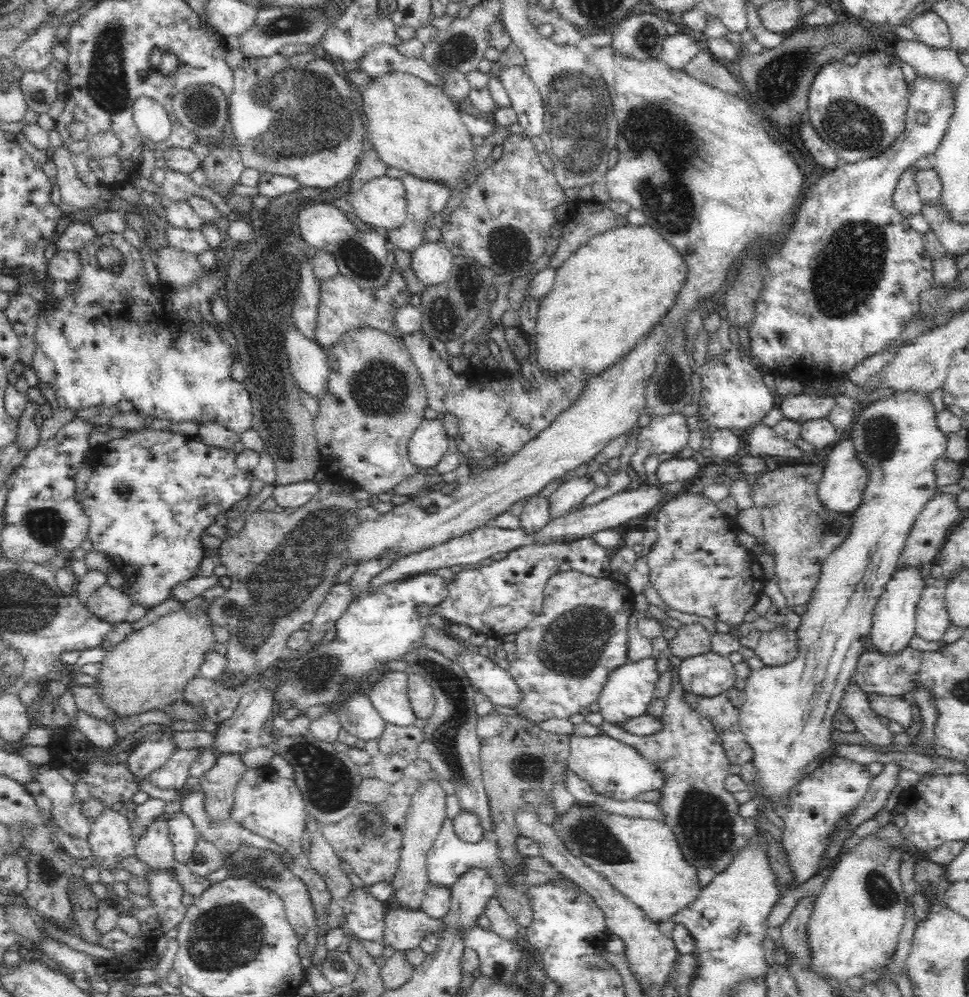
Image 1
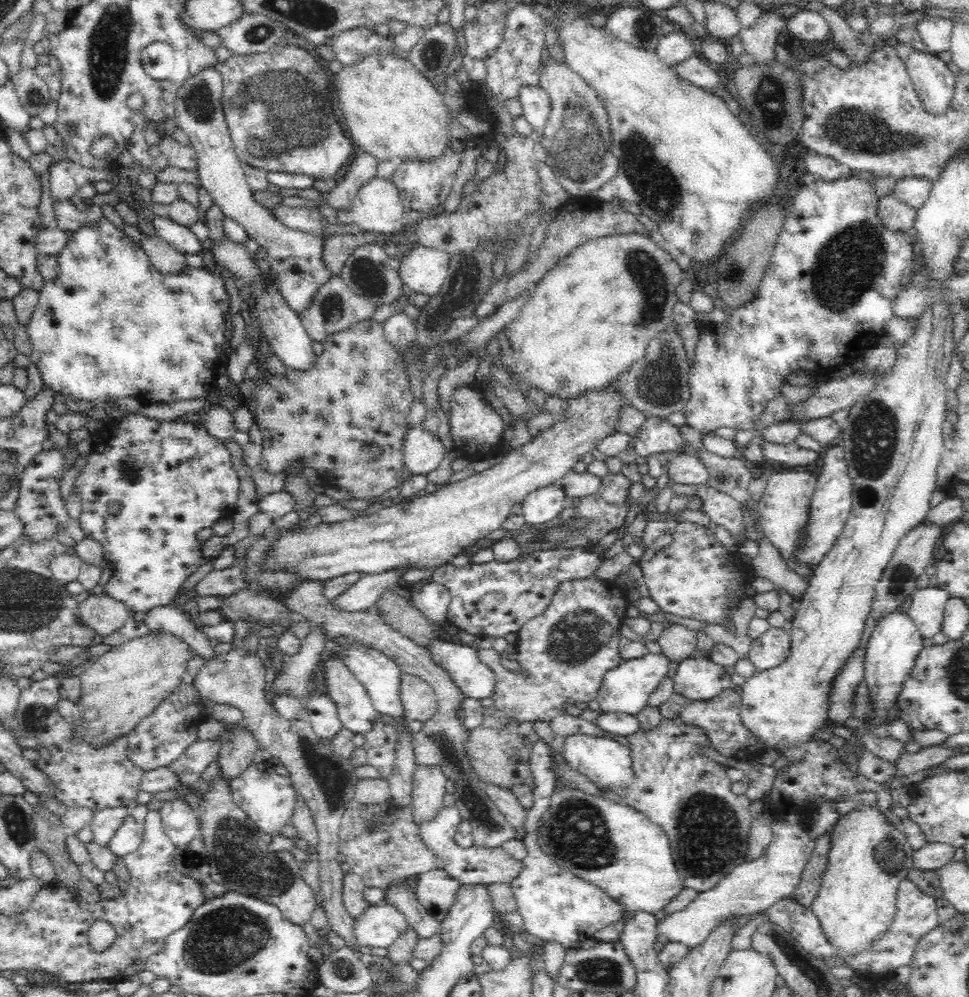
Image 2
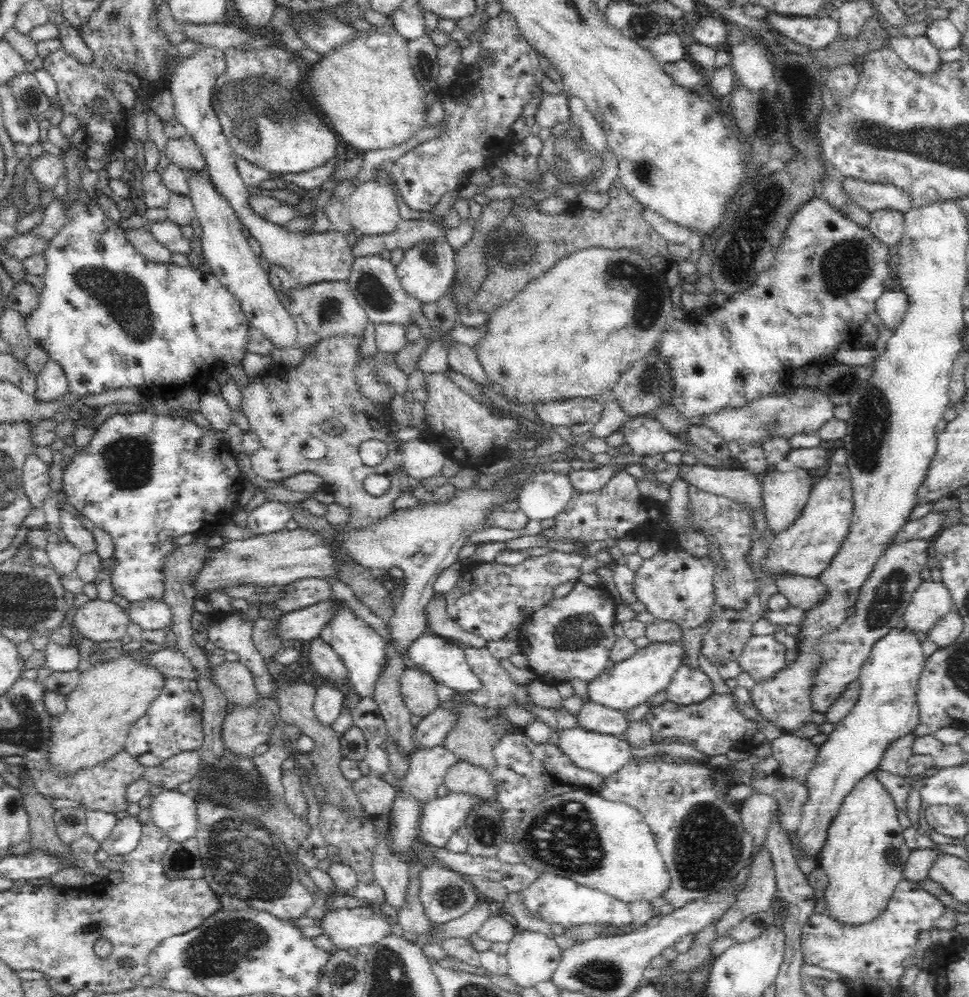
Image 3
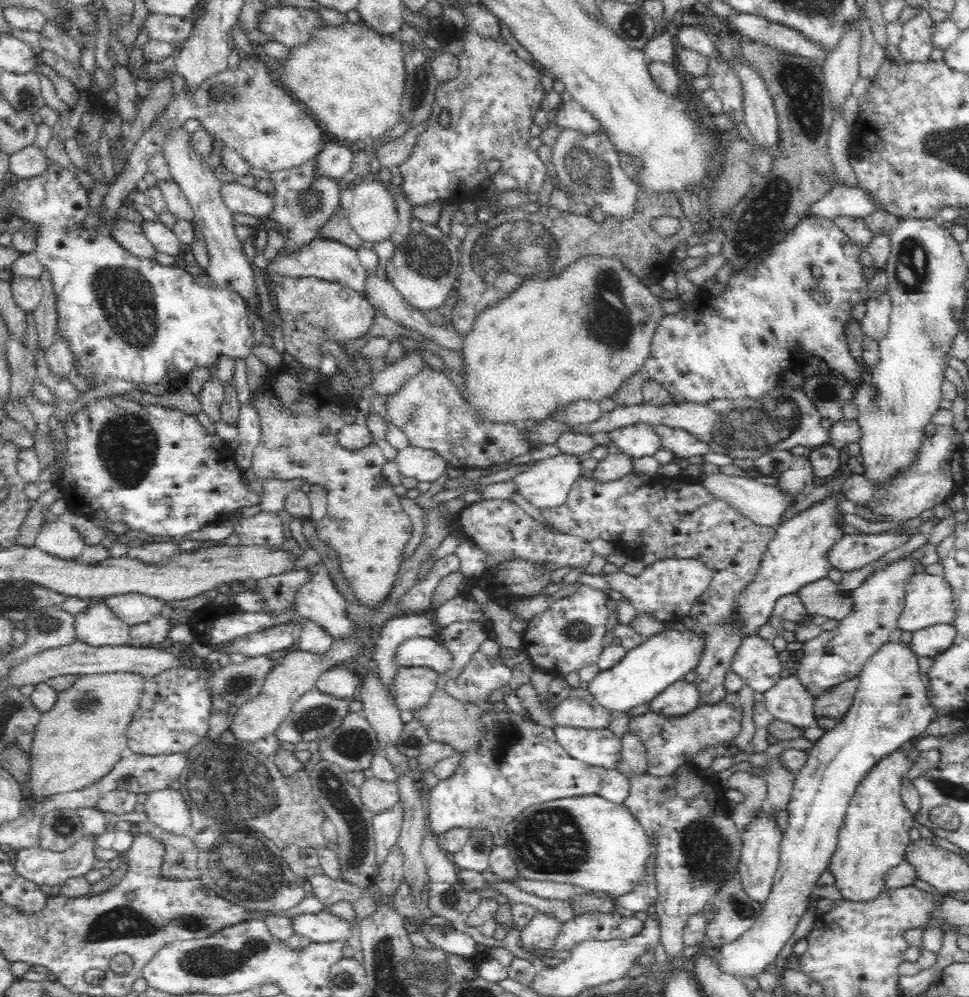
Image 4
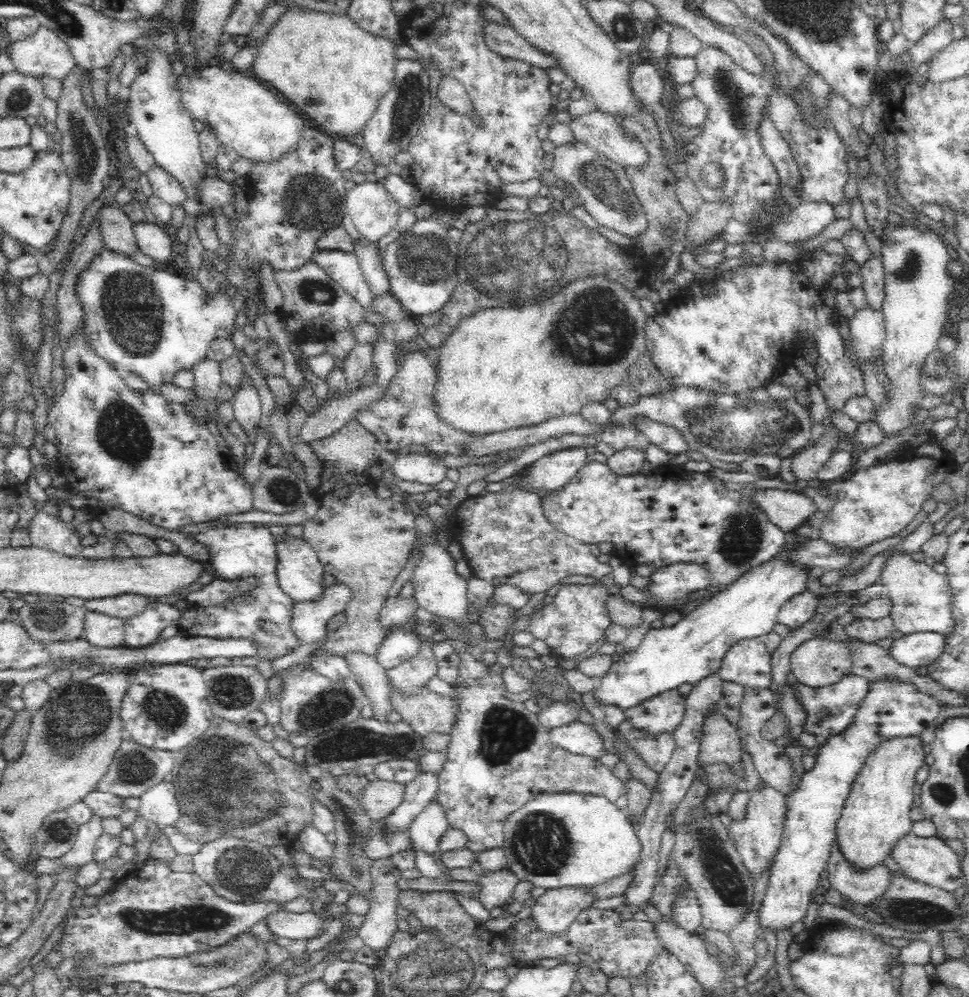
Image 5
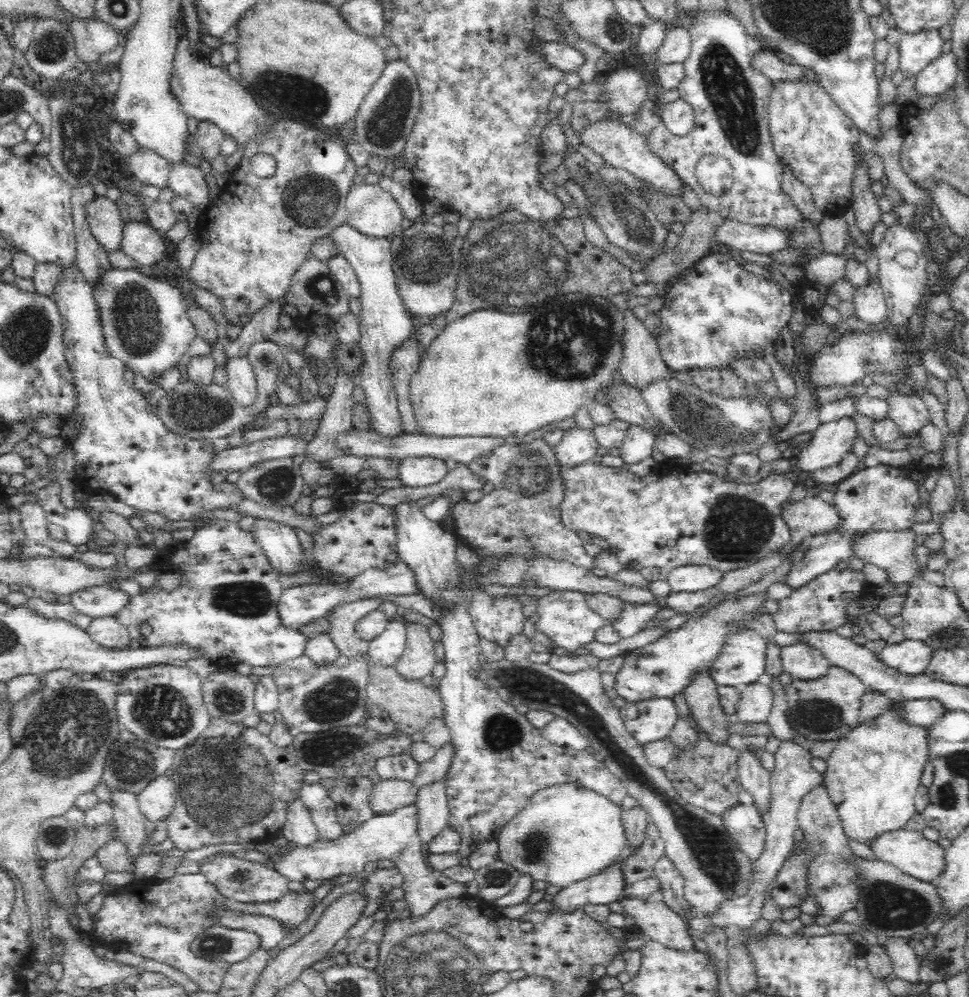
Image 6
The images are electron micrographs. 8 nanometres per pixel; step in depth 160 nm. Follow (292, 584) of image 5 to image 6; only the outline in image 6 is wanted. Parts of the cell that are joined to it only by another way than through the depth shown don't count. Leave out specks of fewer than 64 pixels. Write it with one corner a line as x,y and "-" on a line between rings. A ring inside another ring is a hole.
260,518
254,522
251,535
274,570
293,574
303,557
296,530
275,520

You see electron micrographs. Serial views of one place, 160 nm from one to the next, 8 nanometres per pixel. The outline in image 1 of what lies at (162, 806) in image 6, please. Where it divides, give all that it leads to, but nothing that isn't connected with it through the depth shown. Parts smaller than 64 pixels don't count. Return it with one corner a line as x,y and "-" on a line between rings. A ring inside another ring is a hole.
184,811
174,813
167,821
169,838
173,845
175,860
186,866
194,858
194,850
198,840
193,821

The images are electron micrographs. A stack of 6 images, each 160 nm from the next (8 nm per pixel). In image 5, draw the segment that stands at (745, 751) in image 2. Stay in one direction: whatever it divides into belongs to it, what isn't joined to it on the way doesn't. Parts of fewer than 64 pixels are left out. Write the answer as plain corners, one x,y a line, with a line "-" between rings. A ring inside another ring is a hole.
627,720
622,721
618,730
632,743
642,759
656,771
660,772
672,756
675,740
670,732
666,734
644,734
638,732

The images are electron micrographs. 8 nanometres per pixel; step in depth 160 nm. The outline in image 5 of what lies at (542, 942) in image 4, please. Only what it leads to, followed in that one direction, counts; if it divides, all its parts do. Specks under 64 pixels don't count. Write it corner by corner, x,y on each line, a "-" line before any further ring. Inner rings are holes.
592,887
548,889
531,906
531,916
542,931
560,932
566,930
582,910
590,908
598,900

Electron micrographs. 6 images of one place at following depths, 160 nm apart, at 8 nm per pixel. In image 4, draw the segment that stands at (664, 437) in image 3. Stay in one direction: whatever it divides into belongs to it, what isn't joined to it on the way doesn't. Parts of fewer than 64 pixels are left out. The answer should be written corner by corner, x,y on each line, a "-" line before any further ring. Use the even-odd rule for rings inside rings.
645,423
629,425
608,432
610,442
632,458
652,456
661,448
661,442
654,432
654,427

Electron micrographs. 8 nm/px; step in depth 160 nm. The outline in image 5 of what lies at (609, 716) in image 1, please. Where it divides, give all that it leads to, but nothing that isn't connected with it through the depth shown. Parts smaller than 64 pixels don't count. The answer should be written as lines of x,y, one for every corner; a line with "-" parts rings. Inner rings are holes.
810,522
802,524
796,532
787,535
786,546
780,554
753,567
710,600
681,615
674,626
655,624
635,650
621,654
618,661
612,662
594,692
596,704
615,705
624,710
677,689
680,684
696,685
700,680
717,674
724,655
739,640
763,638
772,632
780,607
796,593
806,590
810,578
806,571
808,568
790,566
783,560
783,554
790,543
809,537
811,530

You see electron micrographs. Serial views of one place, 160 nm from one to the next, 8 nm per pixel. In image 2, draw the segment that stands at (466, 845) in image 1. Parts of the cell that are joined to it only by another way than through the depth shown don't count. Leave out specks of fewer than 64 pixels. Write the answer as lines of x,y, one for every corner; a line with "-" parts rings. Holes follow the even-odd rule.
442,807
432,820
424,821
420,825
421,840
428,850
437,857
441,866
438,870
446,872
448,876
456,880
460,885
484,884
486,886
496,883
511,884
512,880
516,880
517,876
524,868
524,863
512,859
512,857
502,848
488,848
481,846
472,846
463,848
456,844
455,832
460,821
458,807

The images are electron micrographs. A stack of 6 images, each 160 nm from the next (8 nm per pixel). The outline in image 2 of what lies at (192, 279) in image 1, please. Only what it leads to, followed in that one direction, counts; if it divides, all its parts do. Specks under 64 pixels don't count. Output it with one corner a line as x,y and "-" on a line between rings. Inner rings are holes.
142,235
139,245
145,250
152,266
164,275
175,275
188,265
185,253
176,250
158,235

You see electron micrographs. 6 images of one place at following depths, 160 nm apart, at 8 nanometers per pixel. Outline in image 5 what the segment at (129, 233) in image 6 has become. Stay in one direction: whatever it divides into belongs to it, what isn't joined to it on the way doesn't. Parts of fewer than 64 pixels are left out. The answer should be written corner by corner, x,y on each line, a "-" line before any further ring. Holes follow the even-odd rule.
148,221
133,223
132,230
137,251
164,266
172,255
173,236
161,226

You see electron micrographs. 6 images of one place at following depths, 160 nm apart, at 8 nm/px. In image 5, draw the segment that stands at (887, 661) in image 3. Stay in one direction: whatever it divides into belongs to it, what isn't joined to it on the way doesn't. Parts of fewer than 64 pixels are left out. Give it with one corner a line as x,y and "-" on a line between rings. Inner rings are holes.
880,680
869,686
870,692
860,704
854,722
847,730
821,744
814,767
802,776
796,792
785,798
787,812
781,844
773,860
767,892
760,908
761,930
769,928
776,933
782,928
790,928
806,916
808,906
820,888
830,848
837,838
836,821
841,806
865,754
880,739
920,735
936,724
940,703
927,694
920,694
911,684

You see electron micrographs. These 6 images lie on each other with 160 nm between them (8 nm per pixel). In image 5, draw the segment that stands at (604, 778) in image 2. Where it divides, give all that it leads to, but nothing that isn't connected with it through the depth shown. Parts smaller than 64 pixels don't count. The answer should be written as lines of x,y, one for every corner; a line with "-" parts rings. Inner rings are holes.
579,720
548,729
548,734
552,744
572,754
597,759
604,755
601,736
592,726

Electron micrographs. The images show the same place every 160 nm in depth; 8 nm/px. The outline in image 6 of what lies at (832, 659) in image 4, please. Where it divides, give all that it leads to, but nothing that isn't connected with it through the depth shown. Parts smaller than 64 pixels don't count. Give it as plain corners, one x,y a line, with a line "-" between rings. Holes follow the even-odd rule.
794,642
779,649
784,672
794,679
815,679
828,670
829,662
824,655
803,642

